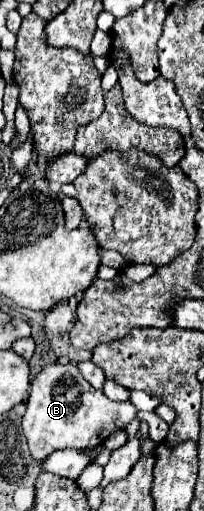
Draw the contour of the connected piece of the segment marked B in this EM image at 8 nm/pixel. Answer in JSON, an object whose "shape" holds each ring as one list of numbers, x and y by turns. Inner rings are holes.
{"shape":[[49,363,31,383,31,395,27,399,27,413,23,415,23,433,29,443,29,451,37,461,45,461,59,449,91,449,101,445,111,433,125,429,137,415,137,407,131,401,117,403,103,395,103,391,89,385,73,363]]}

